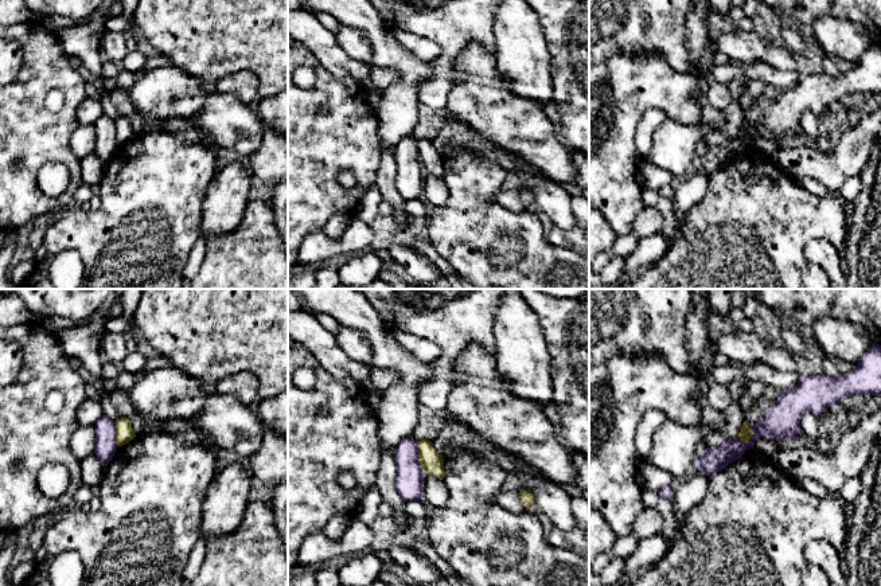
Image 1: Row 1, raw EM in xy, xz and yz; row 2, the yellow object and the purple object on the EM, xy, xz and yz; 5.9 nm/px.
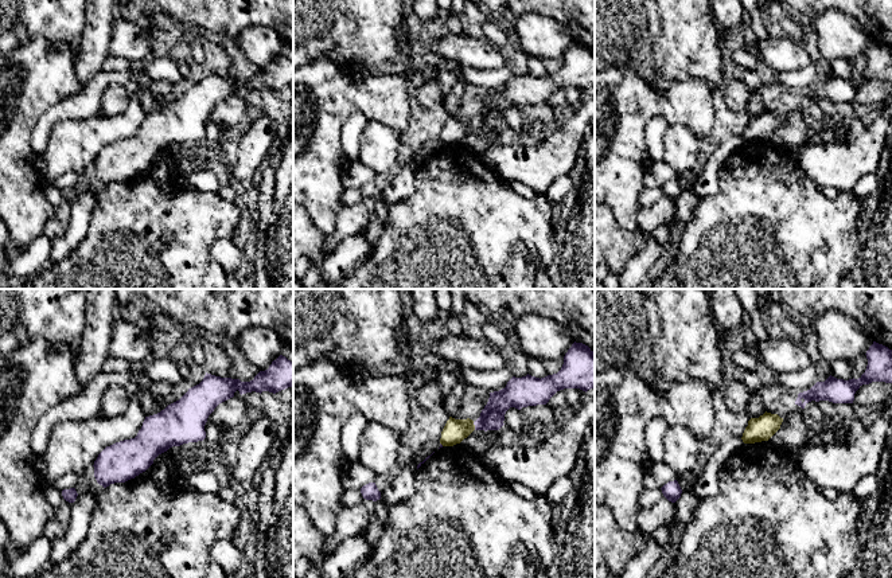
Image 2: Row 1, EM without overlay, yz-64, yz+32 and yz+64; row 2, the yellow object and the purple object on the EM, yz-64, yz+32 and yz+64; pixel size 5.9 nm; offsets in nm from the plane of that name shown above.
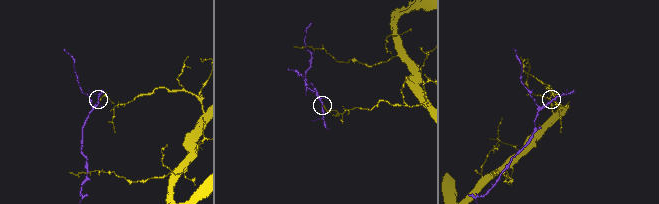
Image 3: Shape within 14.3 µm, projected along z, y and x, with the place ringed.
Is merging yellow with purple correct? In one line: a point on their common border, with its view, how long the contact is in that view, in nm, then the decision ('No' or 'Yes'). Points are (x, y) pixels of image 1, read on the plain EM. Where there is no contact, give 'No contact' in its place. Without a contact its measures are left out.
Touches yellow at xz (418, 156). Shared border 200 nm. No

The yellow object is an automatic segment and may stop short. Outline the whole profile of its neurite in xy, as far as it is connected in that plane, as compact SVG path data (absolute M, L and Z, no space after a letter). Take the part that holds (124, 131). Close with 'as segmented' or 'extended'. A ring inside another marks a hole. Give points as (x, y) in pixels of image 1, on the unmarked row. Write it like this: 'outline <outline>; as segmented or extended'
outline M121 116L116 120L116 141L122 145L136 136L132 122L128 117Z; as segmented

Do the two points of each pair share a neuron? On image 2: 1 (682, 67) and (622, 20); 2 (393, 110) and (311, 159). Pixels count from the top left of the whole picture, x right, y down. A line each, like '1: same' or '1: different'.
1: same
2: same

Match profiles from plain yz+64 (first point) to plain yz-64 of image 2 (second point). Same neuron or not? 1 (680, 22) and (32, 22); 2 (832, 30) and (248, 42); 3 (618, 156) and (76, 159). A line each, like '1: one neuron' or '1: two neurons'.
1: one neuron
2: one neuron
3: two neurons

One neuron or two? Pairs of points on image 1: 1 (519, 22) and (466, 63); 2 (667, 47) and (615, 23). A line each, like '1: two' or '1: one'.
1: two
2: one

